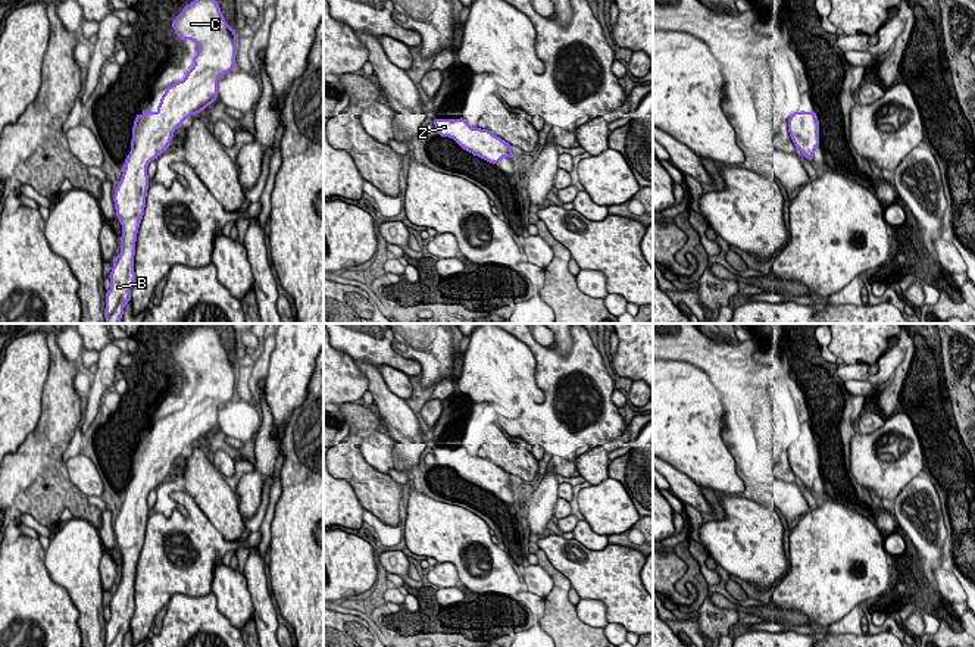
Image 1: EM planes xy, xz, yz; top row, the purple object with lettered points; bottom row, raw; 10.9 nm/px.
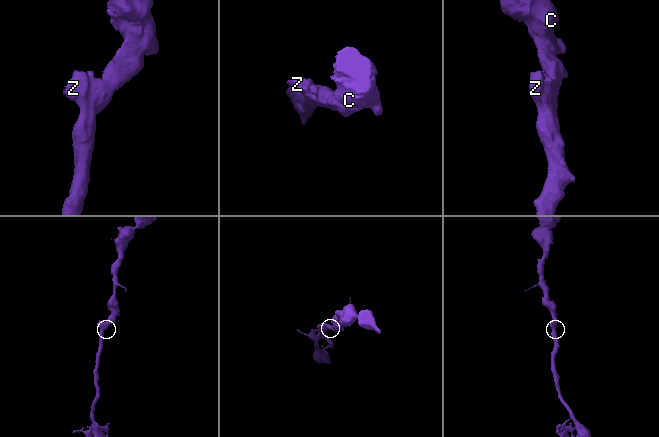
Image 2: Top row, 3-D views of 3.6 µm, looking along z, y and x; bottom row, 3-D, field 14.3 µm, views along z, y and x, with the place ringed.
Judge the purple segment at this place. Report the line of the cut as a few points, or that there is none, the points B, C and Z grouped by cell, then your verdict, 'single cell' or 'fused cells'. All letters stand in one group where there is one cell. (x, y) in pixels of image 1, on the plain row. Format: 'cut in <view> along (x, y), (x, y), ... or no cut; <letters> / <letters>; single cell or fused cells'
no cut; B C Z; single cell

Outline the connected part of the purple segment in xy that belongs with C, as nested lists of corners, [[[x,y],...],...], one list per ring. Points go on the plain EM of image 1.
[[[203,324],[187,334],[172,351],[172,357],[182,371],[194,371],[199,381],[185,407],[166,418],[157,440],[143,440],[134,450],[131,481],[113,523],[122,566],[121,582],[115,587],[109,604],[104,647],[122,647],[124,637],[131,629],[135,571],[149,519],[149,493],[166,481],[174,462],[185,448],[216,429],[219,407],[237,397],[235,359],[226,353],[212,324]]]

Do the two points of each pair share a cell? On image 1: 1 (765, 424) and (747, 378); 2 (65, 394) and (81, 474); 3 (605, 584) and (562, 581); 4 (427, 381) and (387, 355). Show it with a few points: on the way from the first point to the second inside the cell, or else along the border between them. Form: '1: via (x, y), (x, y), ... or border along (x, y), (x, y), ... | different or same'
1: via (761, 412), (752, 390) | same
2: border along (65, 462), (66, 468) | different
3: border along (546, 555), (572, 587) | different
4: border along (394, 352), (412, 358), (419, 365), (421, 374) | different

